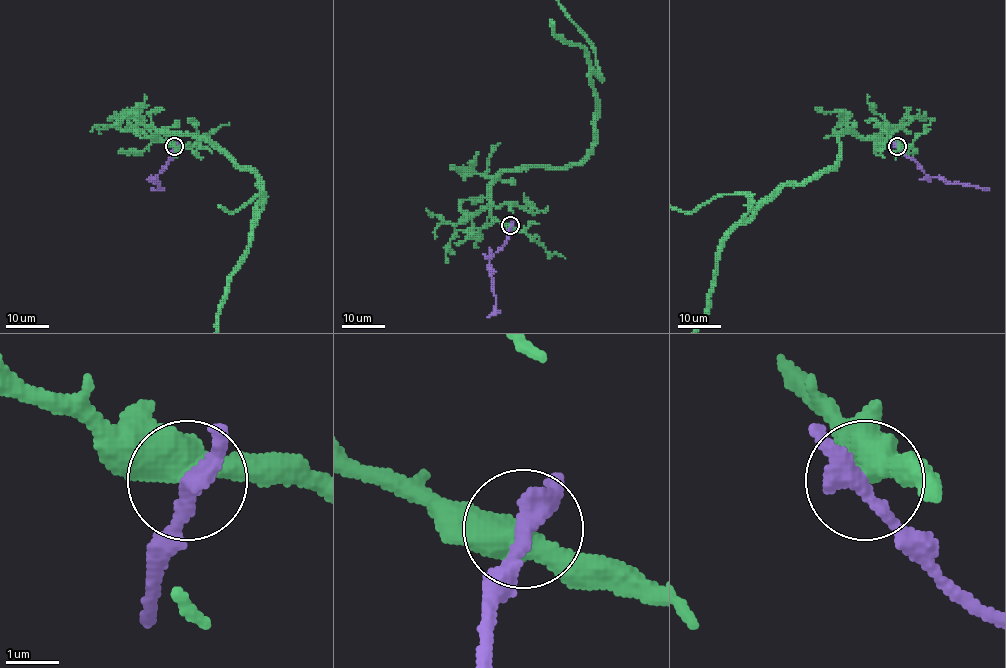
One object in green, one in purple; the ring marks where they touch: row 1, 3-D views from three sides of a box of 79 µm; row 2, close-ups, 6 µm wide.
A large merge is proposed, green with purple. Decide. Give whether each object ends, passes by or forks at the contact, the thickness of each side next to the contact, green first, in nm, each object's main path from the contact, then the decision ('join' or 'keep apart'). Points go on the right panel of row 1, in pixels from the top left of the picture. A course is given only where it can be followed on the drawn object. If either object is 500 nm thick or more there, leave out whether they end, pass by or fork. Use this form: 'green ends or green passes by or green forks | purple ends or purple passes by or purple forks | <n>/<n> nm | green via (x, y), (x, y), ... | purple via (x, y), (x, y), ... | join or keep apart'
550/320 nm | green via (897, 146), (845, 133), (836, 165), (784, 184), (745, 220), (743, 194), (679, 211) | purple via (897, 146), (931, 177), (989, 189) | keep apart

